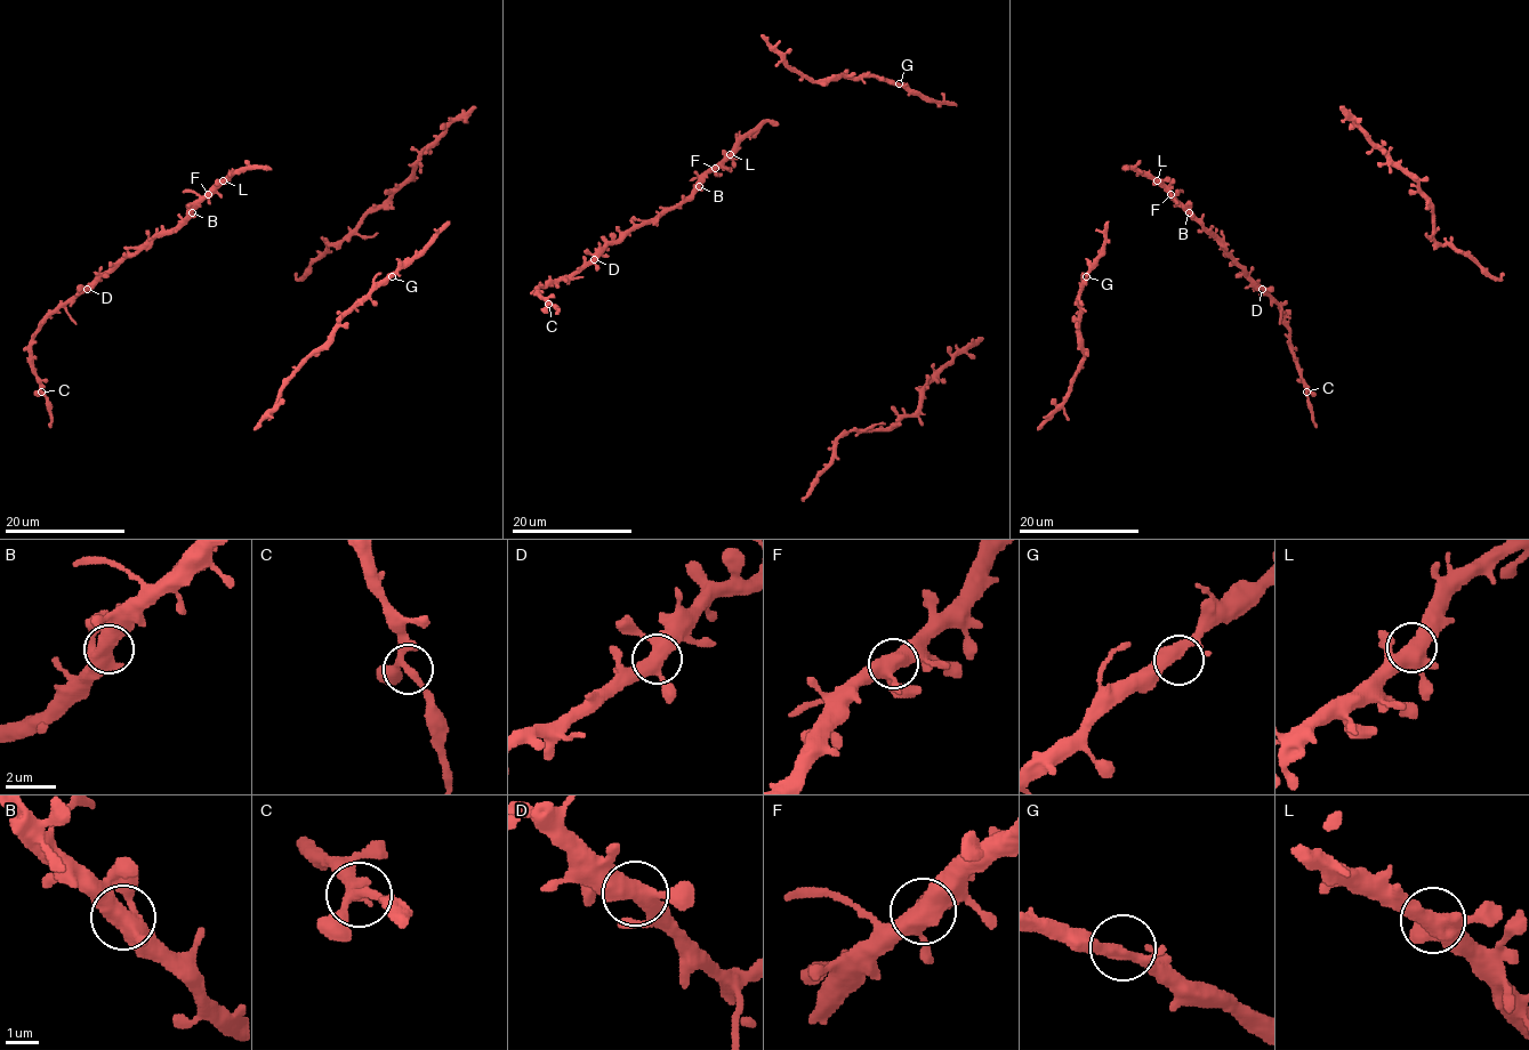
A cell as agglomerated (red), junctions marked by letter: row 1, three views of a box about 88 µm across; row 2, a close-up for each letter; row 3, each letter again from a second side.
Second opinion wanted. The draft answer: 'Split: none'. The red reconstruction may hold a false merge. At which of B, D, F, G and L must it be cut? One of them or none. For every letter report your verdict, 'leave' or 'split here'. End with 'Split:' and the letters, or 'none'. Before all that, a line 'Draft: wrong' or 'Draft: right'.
Draft: right
B: leave
D: leave
F: leave
G: leave
L: leave
Split: none

